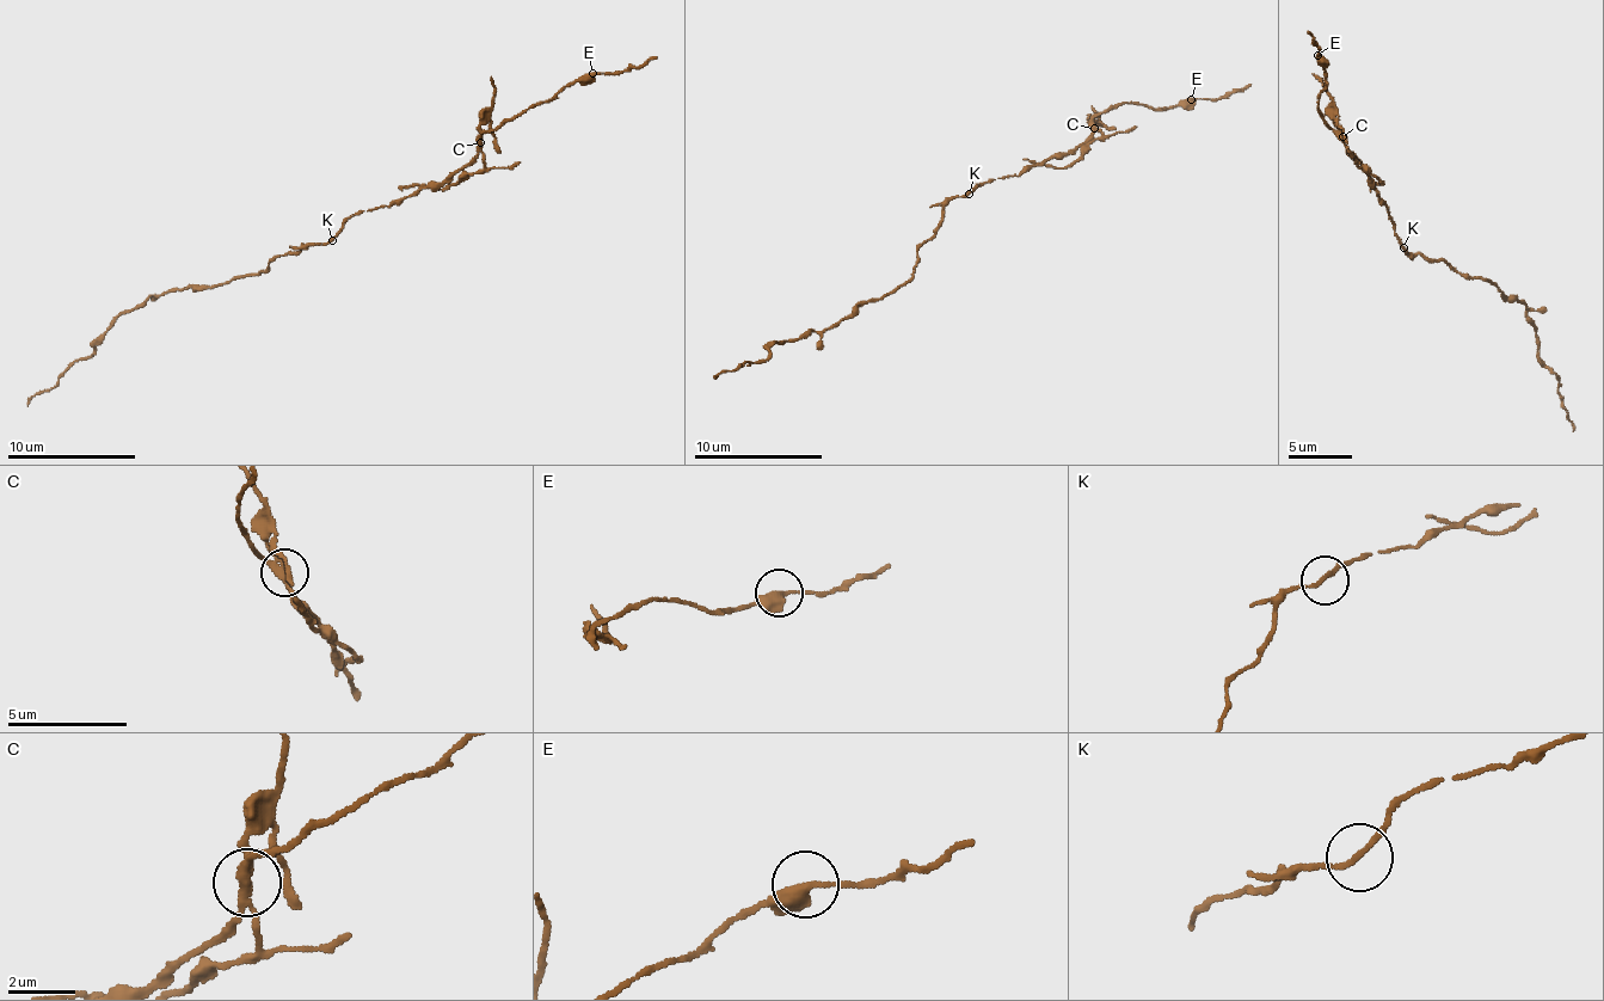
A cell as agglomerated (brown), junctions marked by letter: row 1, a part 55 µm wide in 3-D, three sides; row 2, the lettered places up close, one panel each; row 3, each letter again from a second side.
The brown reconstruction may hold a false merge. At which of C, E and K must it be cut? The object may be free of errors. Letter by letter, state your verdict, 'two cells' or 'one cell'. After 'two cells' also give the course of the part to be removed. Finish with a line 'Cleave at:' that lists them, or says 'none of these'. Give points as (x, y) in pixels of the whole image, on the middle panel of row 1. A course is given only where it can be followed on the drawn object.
C: two cells; foreign part runs (1093, 129), (1102, 133), (1070, 164), (1044, 167), (1022, 160)
E: one cell
K: one cell
Cleave at: C

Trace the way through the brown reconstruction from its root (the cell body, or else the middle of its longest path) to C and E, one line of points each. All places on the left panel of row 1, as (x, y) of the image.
C: (329, 240), (363, 210), (392, 207), (426, 185), (446, 182), (475, 157), (479, 143)
E: (329, 240), (363, 210), (392, 207), (426, 185), (446, 182), (475, 157), (477, 139), (484, 131), (592, 73)

